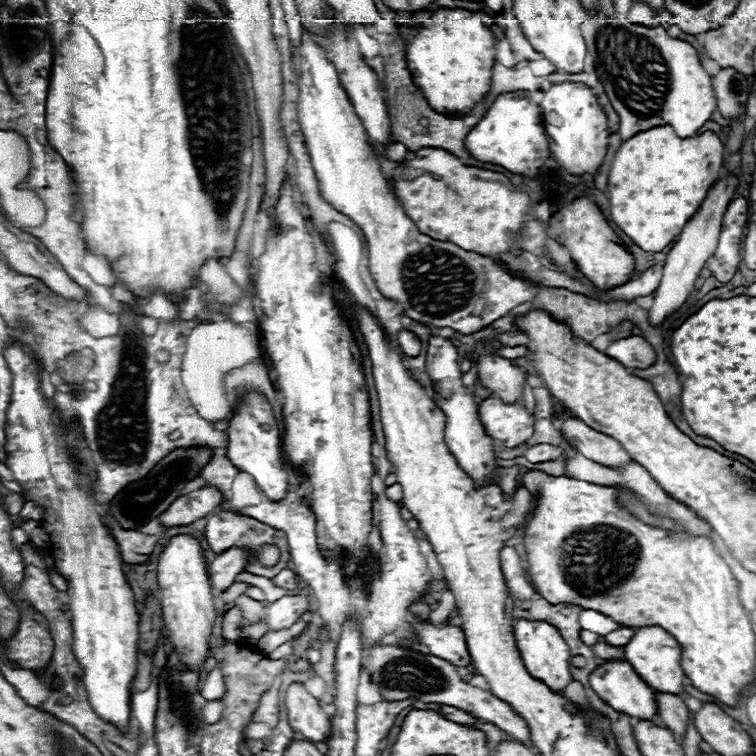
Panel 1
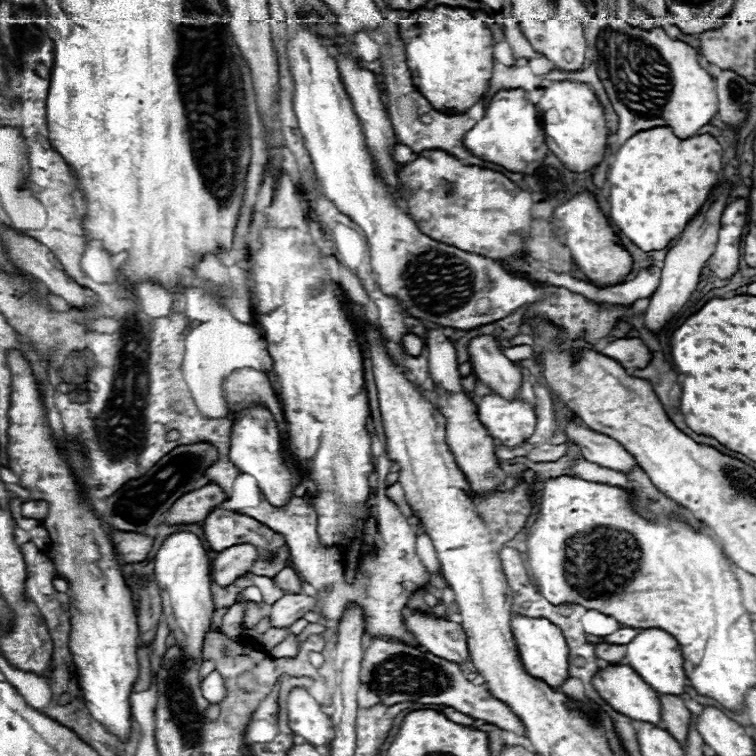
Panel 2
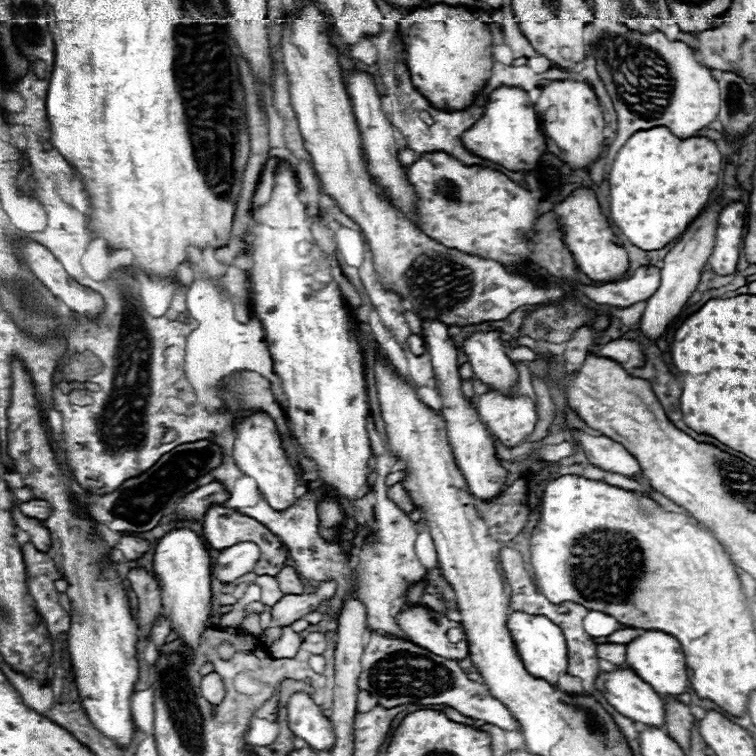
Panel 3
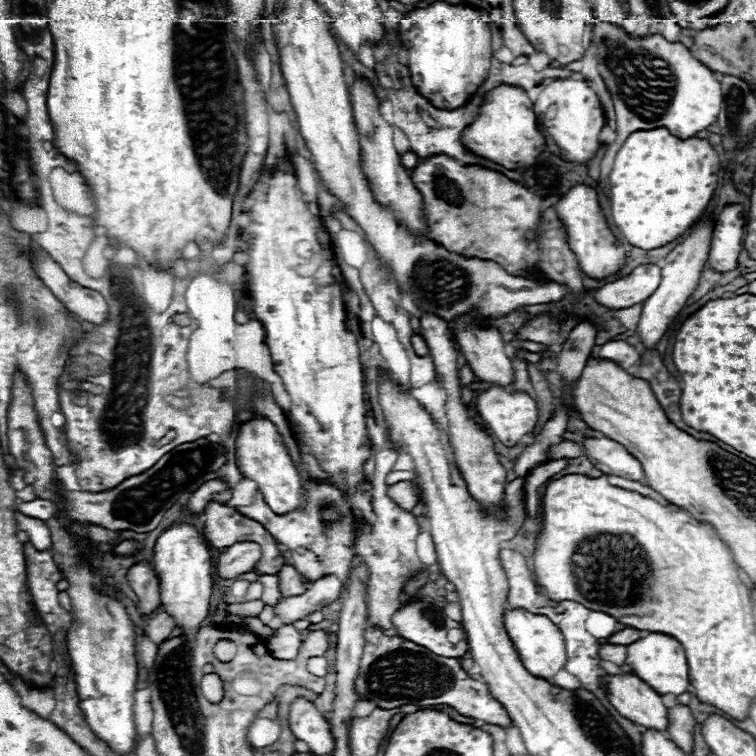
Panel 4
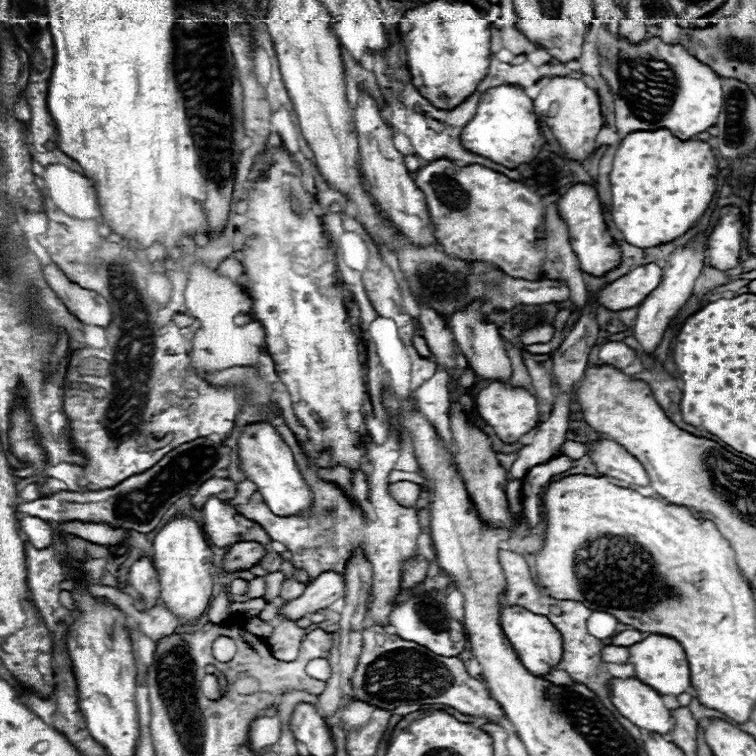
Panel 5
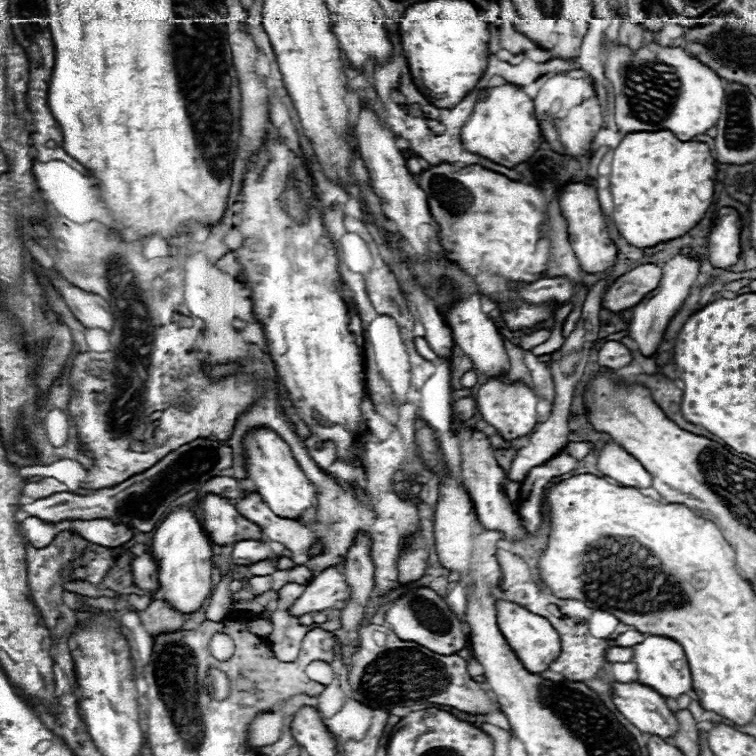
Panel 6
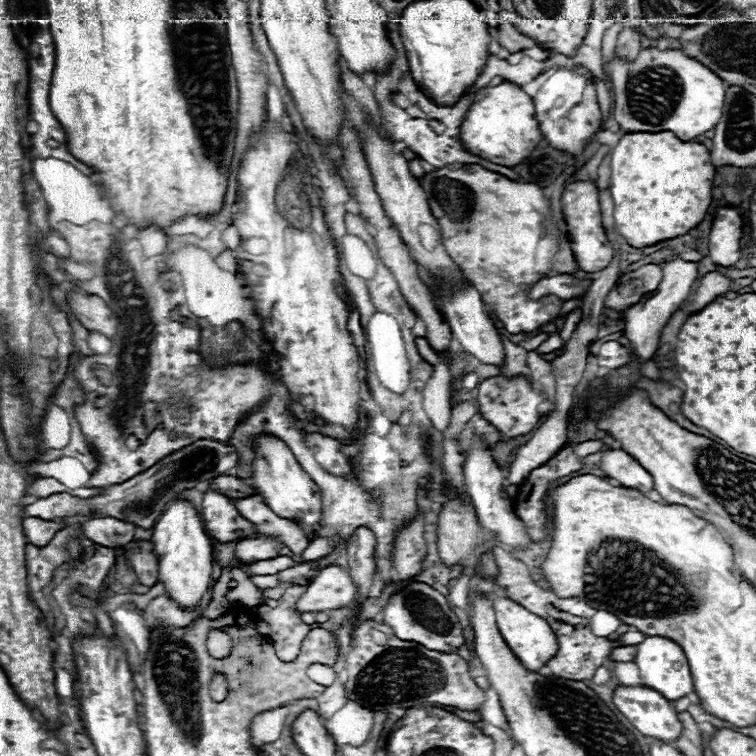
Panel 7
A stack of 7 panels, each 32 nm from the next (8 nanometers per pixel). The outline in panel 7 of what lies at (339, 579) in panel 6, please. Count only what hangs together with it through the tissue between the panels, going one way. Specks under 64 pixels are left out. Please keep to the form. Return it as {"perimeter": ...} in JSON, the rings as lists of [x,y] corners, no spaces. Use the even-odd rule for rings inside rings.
{"perimeter":[[[326,566],[320,574],[316,574],[306,590],[306,594],[298,600],[296,608],[300,612],[322,612],[322,610],[338,610],[350,606],[358,596],[358,588],[354,586],[350,572],[342,566]]]}

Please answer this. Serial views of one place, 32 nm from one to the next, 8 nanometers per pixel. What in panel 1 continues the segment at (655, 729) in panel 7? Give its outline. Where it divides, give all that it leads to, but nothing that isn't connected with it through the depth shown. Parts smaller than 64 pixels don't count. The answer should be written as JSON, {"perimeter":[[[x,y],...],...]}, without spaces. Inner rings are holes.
{"perimeter":[[[622,660],[604,662],[602,666],[596,668],[596,672],[592,672],[590,686],[616,712],[622,712],[622,714],[638,718],[638,720],[650,720],[650,722],[658,720],[656,692],[652,692],[652,688],[648,688],[648,684],[644,684],[644,680],[640,680],[640,676],[636,676],[636,672],[632,672],[632,666],[628,662],[622,662]]]}

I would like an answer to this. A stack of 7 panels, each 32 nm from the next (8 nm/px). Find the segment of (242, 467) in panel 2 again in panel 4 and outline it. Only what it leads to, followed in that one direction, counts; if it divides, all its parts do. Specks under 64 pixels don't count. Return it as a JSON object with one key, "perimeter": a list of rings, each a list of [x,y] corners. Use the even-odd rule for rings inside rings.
{"perimeter":[[[256,418],[240,426],[236,438],[236,460],[242,474],[258,484],[258,492],[276,514],[288,514],[306,504],[306,490],[302,486],[300,474],[282,442],[282,436],[268,418]]]}

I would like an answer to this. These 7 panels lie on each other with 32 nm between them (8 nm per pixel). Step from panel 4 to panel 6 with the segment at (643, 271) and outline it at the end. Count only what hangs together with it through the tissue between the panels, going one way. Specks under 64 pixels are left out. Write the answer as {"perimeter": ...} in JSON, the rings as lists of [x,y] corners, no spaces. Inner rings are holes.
{"perimeter":[[[656,264],[638,266],[632,272],[620,276],[604,294],[602,306],[612,312],[622,312],[638,304],[648,292],[652,292],[662,278],[662,270]]]}

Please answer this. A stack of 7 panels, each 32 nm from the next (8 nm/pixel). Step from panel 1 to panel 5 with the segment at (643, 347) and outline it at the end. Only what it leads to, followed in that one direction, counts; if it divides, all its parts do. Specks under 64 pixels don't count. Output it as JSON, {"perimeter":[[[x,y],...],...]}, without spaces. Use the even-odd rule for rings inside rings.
{"perimeter":[[[606,342],[598,352],[600,364],[610,364],[614,368],[626,368],[636,360],[636,352],[628,348],[624,342]]]}

